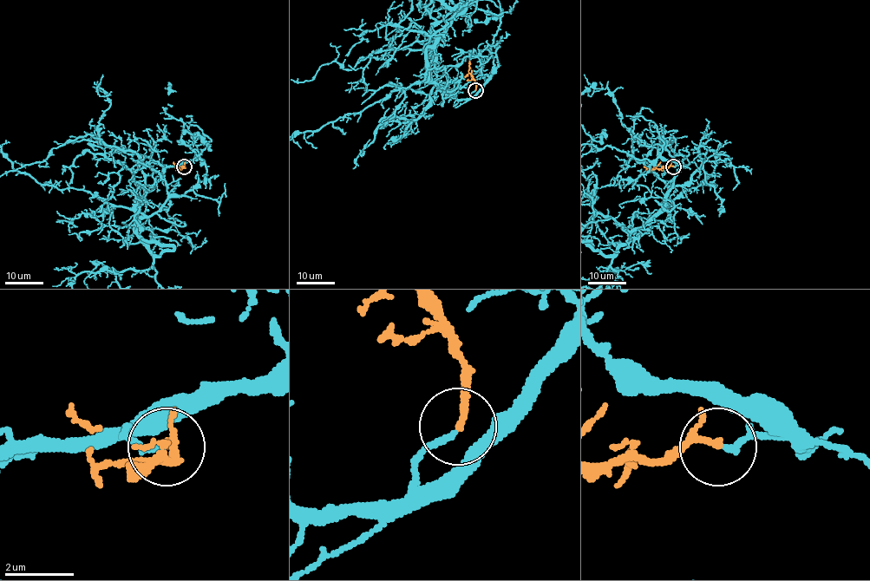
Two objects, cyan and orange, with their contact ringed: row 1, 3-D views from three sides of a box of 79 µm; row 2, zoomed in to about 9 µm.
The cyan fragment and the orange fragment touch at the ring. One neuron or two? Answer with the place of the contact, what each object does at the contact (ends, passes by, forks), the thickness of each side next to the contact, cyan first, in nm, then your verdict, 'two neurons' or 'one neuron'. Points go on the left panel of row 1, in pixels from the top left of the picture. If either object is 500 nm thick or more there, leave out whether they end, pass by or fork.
at (184, 166); cyan ends there; orange passes by; 180 nm thick on the cyan side, 130 nm on the other; one neuron

